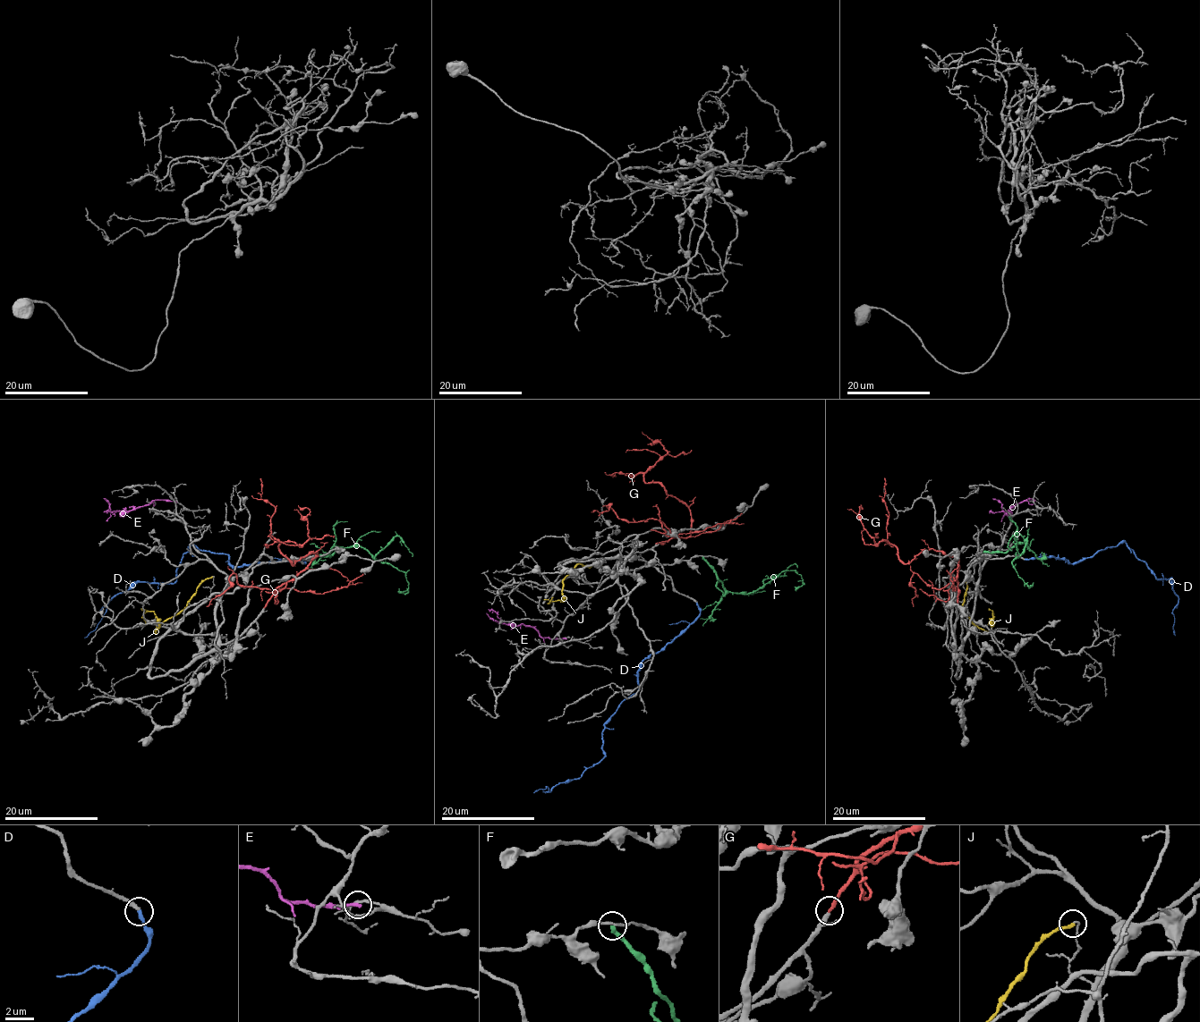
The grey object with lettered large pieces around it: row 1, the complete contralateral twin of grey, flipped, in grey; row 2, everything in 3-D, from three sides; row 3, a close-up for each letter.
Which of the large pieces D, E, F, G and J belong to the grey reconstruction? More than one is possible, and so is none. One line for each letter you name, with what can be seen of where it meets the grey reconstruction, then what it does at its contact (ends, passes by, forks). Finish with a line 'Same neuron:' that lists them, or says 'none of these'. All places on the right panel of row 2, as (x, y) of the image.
D: Touches grey at (1025, 559). It ends there
G: Touches grey at (957, 605). It ends there
Same neuron: D, G

